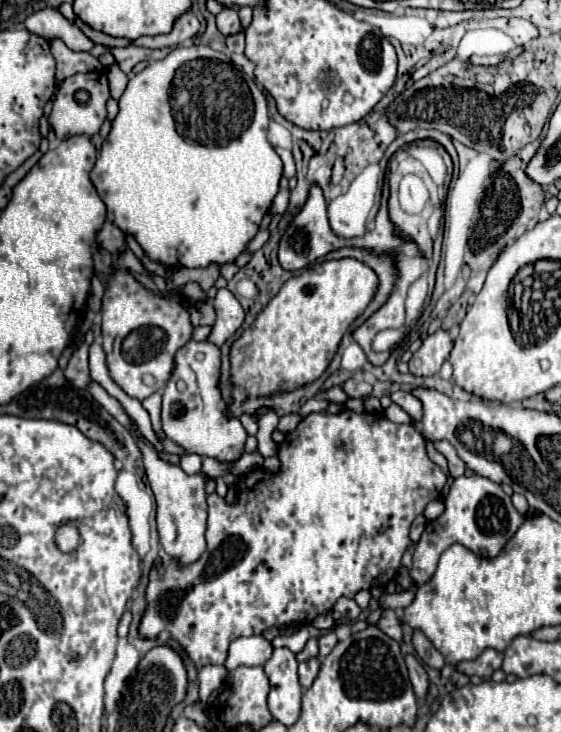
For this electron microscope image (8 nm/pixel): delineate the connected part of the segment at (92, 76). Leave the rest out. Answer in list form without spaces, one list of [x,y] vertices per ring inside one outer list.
[[[92,71],[92,73],[76,73],[68,79],[62,81],[56,97],[54,97],[54,105],[52,111],[48,115],[48,123],[54,129],[56,137],[68,139],[70,135],[96,135],[102,127],[102,123],[106,121],[106,101],[110,97],[108,91],[108,79],[106,73],[102,71]]]

